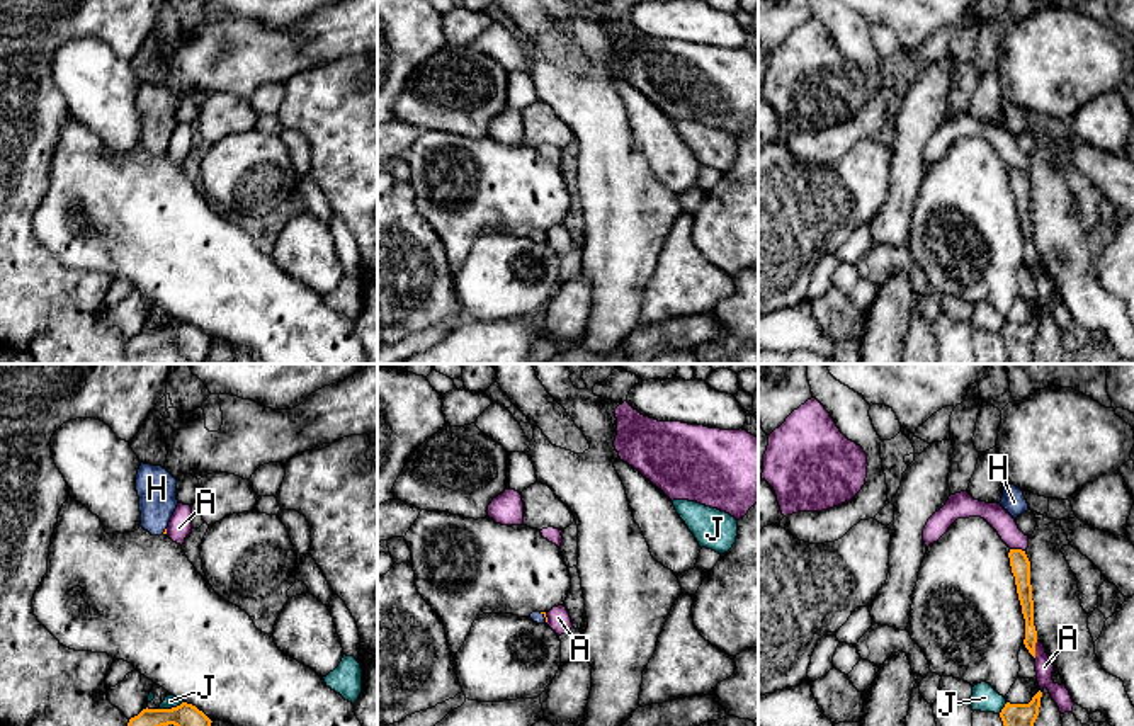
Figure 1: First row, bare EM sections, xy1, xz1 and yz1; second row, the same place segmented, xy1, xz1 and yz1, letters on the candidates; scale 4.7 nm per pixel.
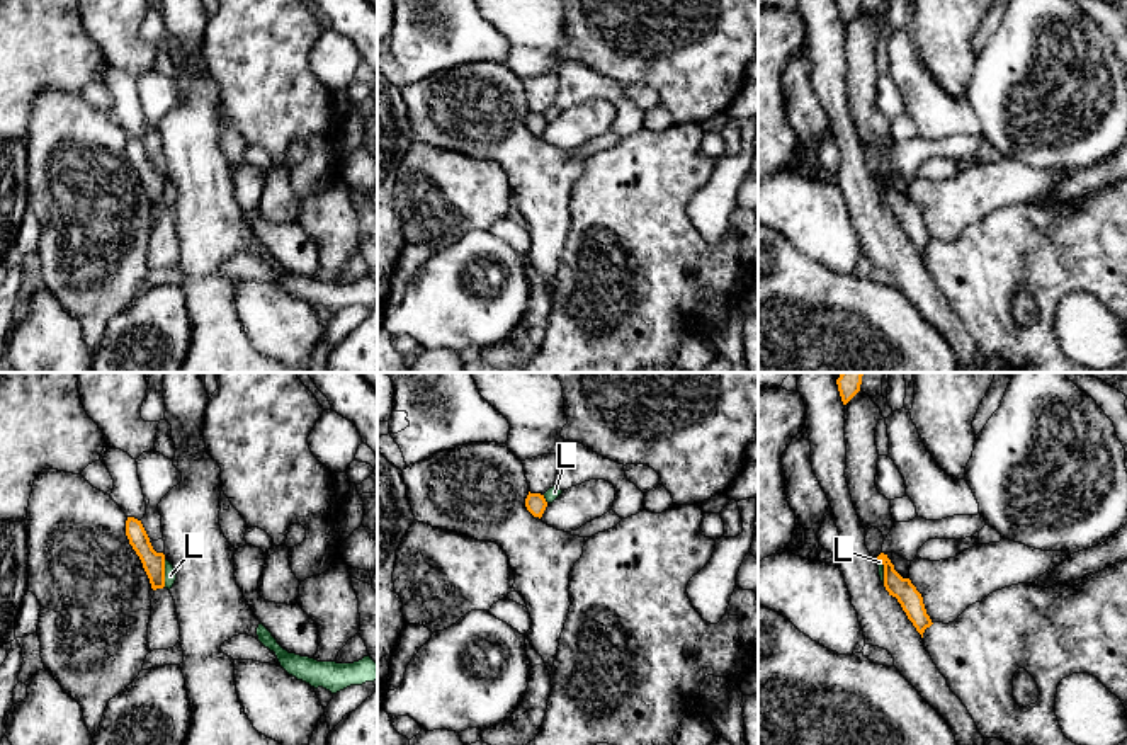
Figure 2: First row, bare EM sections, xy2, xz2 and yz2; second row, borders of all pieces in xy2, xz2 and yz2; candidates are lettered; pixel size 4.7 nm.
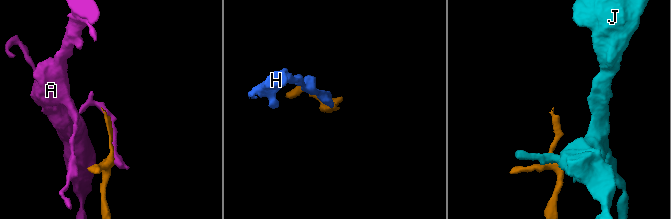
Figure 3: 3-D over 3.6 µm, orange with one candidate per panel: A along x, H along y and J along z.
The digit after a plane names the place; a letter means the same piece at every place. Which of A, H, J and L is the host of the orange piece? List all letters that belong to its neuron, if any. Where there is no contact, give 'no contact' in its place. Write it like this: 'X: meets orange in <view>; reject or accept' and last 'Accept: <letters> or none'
A: meets orange in yz1; reject
H: meets orange in xz1; accept
J: meets orange in xy1; reject
L: meets orange in xy2; reject
Accept: H

